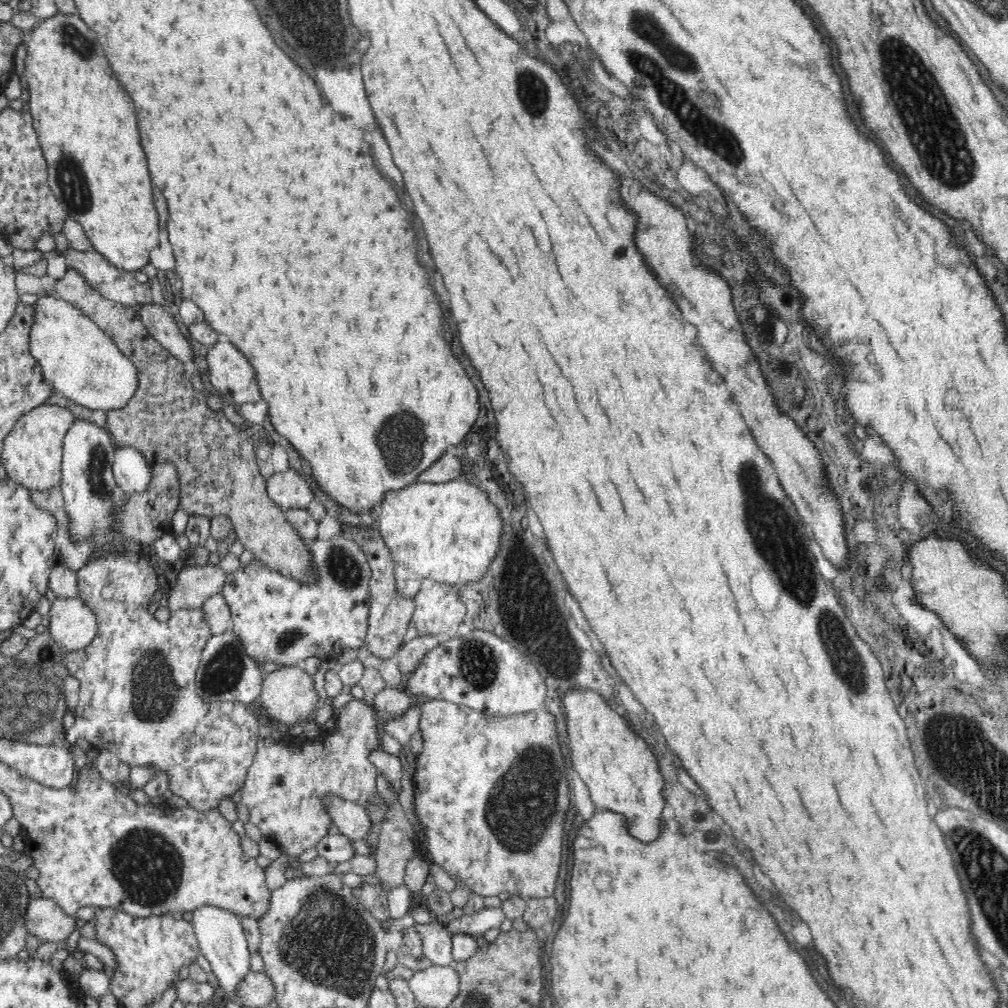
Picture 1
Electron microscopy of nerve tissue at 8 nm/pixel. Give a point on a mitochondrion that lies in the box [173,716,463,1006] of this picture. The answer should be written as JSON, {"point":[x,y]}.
{"point":[329,941]}

